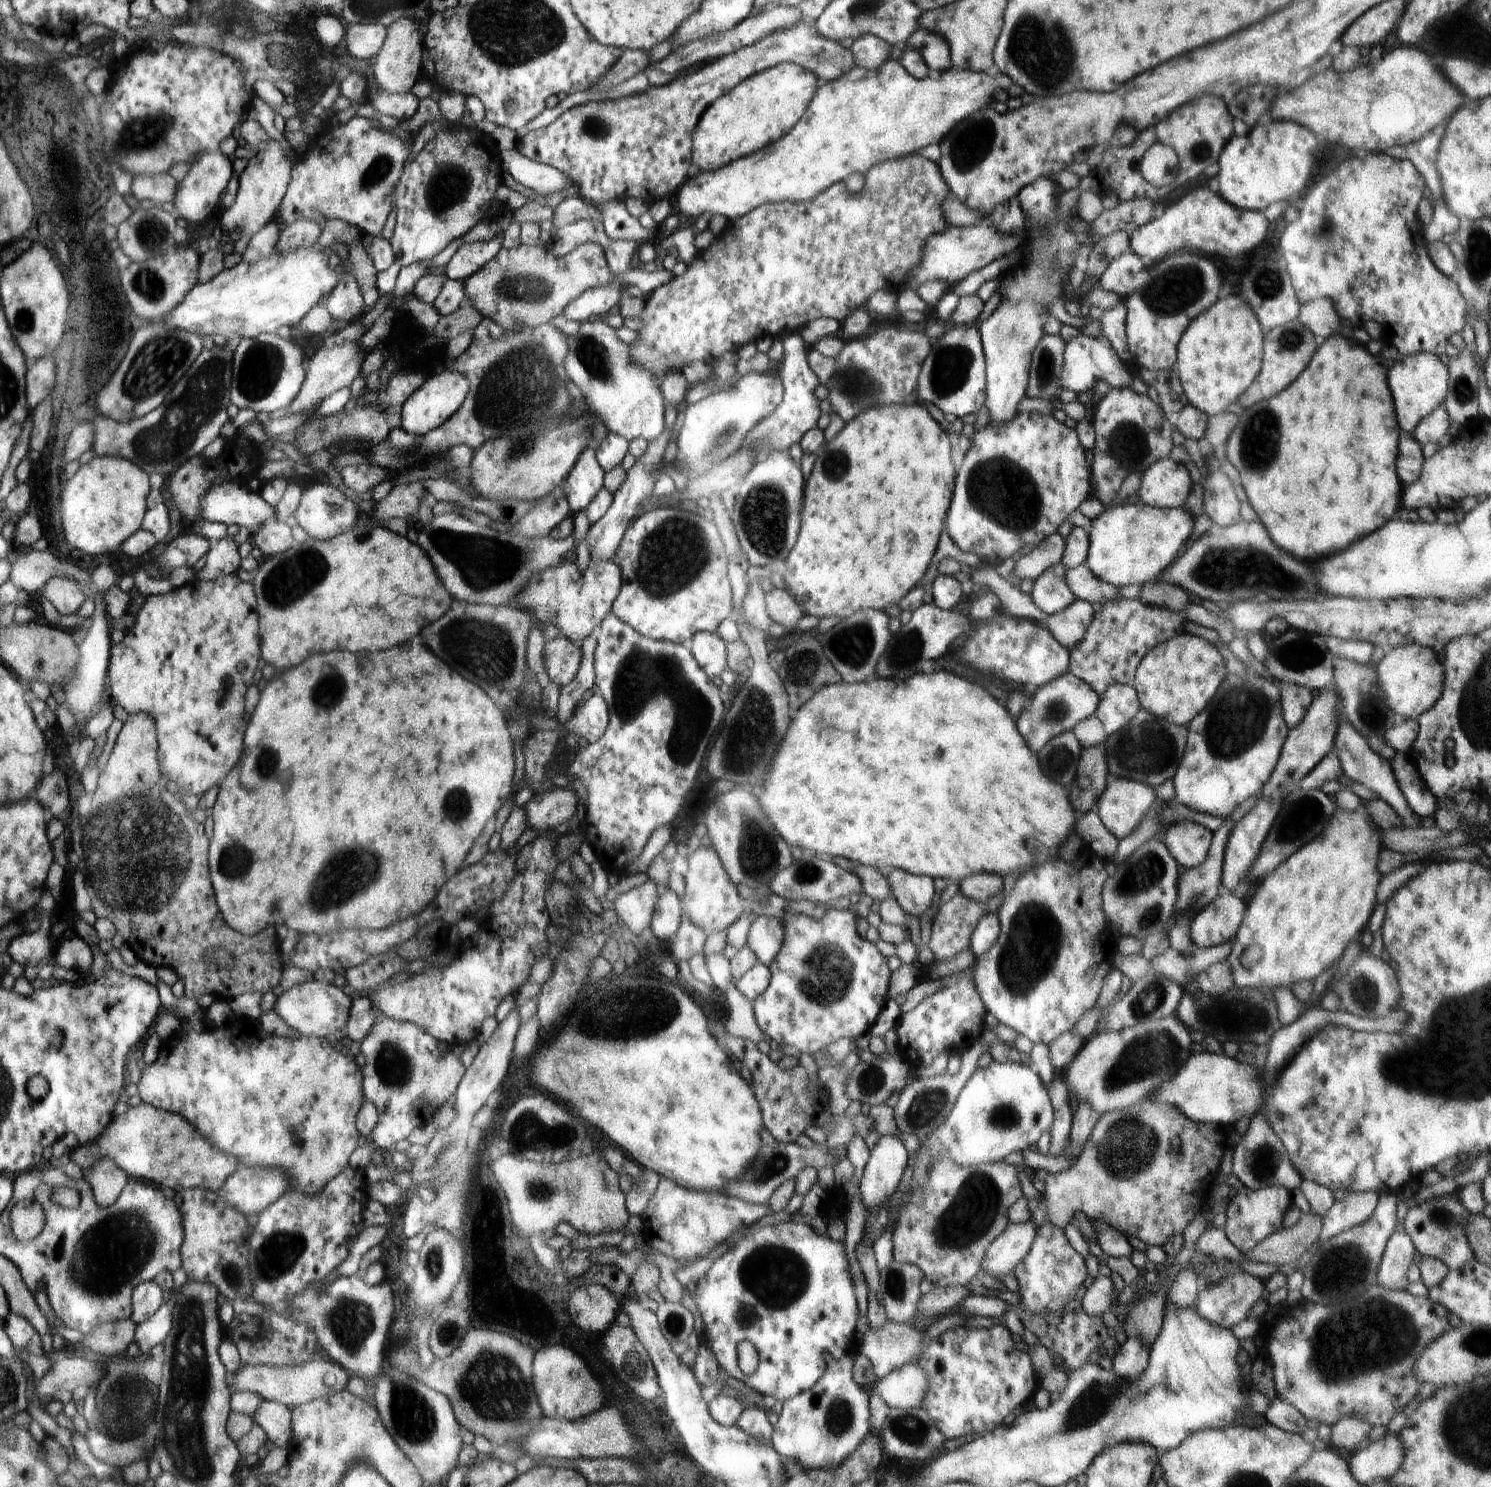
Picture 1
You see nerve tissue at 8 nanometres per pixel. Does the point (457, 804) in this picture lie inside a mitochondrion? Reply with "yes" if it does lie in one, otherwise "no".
yes

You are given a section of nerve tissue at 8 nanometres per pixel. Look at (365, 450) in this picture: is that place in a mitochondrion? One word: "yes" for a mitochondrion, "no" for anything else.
no

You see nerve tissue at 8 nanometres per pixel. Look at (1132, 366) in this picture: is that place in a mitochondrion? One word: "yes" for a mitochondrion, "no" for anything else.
no

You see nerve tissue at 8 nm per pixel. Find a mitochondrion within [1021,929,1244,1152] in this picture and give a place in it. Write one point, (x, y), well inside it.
(1147, 1056)

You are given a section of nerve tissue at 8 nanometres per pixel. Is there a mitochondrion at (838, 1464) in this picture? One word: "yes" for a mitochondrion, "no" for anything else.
no

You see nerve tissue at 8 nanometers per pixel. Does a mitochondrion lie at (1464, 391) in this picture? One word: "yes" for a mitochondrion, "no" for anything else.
yes

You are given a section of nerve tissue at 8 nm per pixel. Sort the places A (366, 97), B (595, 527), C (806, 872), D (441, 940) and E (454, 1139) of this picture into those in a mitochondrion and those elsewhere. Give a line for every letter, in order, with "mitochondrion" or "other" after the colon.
A: other
B: other
C: mitochondrion
D: other
E: mitochondrion

